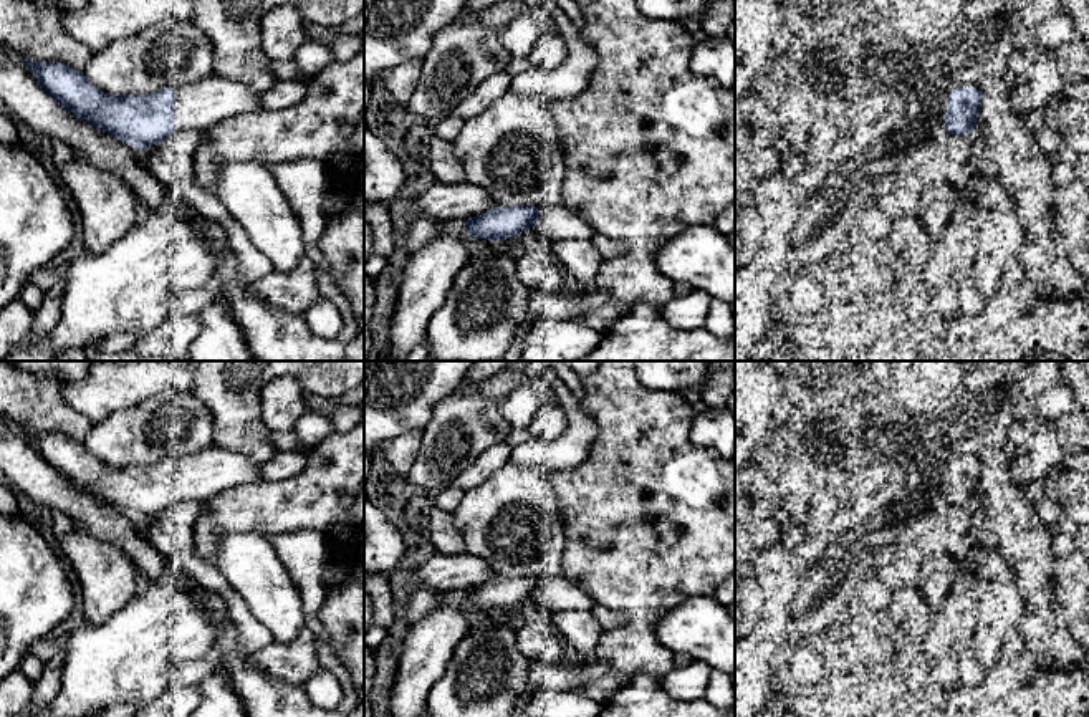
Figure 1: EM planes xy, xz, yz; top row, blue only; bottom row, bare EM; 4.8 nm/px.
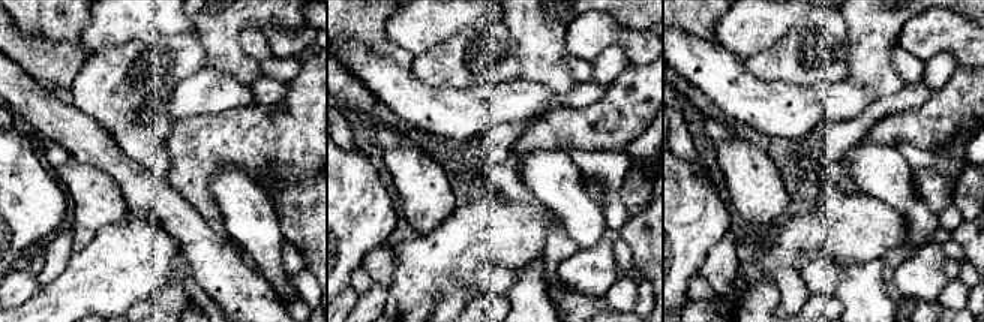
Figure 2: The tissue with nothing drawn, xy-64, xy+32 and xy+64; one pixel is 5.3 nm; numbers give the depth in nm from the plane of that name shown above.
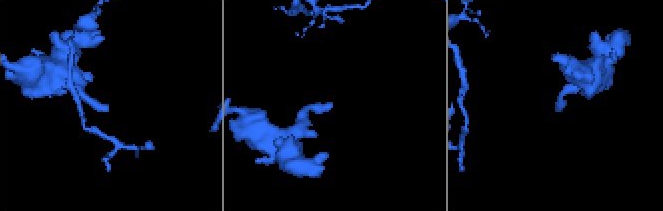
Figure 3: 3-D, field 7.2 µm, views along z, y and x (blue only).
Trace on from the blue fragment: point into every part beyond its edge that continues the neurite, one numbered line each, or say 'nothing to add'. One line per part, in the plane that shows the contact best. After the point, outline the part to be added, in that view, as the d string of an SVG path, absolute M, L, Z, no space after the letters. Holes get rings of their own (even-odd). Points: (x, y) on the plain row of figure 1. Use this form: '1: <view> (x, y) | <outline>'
1: xy (201, 476) | M210 445L175 460L174 490L179 500L210 497L261 479L261 464L238 450Z

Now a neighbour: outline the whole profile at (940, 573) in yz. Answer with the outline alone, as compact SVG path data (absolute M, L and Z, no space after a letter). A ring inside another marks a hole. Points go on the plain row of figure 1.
M928 555L923 561L920 593L930 608L938 609L960 578L957 556Z

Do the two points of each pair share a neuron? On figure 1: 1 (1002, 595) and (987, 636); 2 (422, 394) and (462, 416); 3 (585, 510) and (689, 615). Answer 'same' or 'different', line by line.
1: same
2: different
3: different

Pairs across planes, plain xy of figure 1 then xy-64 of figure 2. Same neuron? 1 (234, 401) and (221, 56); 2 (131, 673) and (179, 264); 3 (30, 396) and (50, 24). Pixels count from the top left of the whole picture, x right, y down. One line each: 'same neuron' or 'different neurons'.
1: same neuron
2: different neurons
3: different neurons

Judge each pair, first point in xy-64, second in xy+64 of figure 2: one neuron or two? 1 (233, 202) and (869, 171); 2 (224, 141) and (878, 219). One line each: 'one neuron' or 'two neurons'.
1: one neuron
2: two neurons

